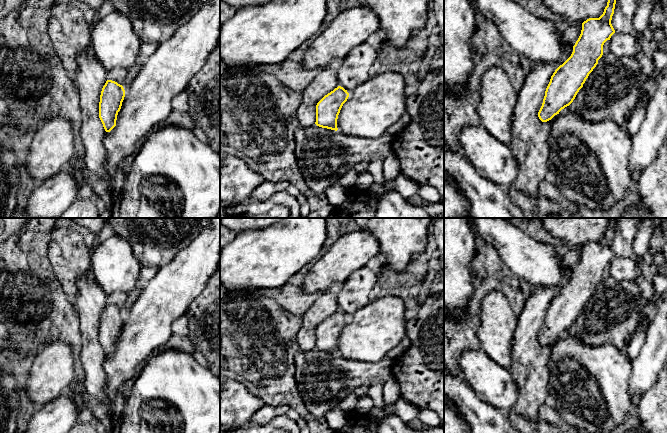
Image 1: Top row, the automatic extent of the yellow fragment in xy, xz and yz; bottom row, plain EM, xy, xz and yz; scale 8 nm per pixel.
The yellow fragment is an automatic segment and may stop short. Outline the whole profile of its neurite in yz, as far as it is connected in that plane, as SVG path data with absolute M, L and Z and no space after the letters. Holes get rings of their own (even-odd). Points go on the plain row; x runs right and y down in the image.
M615 218L610 220L607 230L599 242L589 242L584 246L577 245L561 257L562 266L573 271L571 280L562 289L536 287L535 292L526 300L522 312L517 317L518 323L512 347L512 365L508 368L511 376L517 382L519 396L514 406L507 412L522 415L530 421L537 422L539 419L539 408L545 405L548 395L548 363L552 348L559 340L559 336L573 326L602 281L604 267L610 264L615 257L611 244L616 223Z

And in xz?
M326 291L302 315L303 321L297 333L302 351L317 349L337 355L337 343L349 317L339 309L337 297Z

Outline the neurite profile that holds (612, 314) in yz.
M601 281L570 333L590 346L611 344L623 350L640 323L644 307L636 281Z

